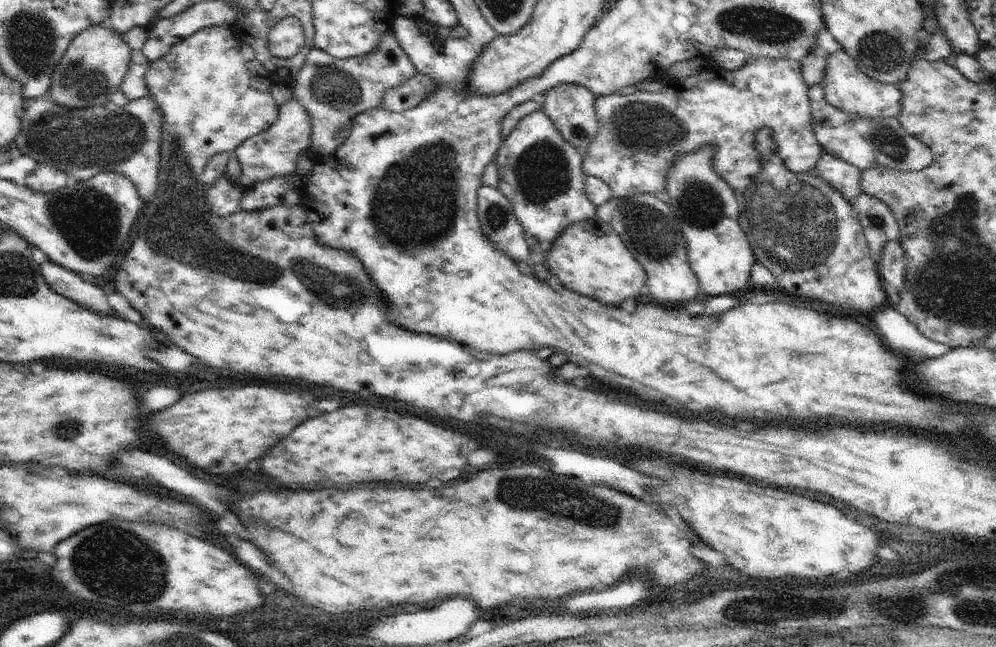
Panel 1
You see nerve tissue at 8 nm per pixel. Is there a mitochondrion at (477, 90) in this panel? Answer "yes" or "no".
no

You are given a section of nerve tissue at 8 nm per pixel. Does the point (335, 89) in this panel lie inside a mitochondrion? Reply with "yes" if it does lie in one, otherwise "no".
yes

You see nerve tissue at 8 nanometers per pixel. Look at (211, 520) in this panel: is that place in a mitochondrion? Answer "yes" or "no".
no

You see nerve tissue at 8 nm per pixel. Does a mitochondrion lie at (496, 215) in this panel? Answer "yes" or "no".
yes

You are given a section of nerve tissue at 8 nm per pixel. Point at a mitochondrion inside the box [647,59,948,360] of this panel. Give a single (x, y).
(803, 219)

